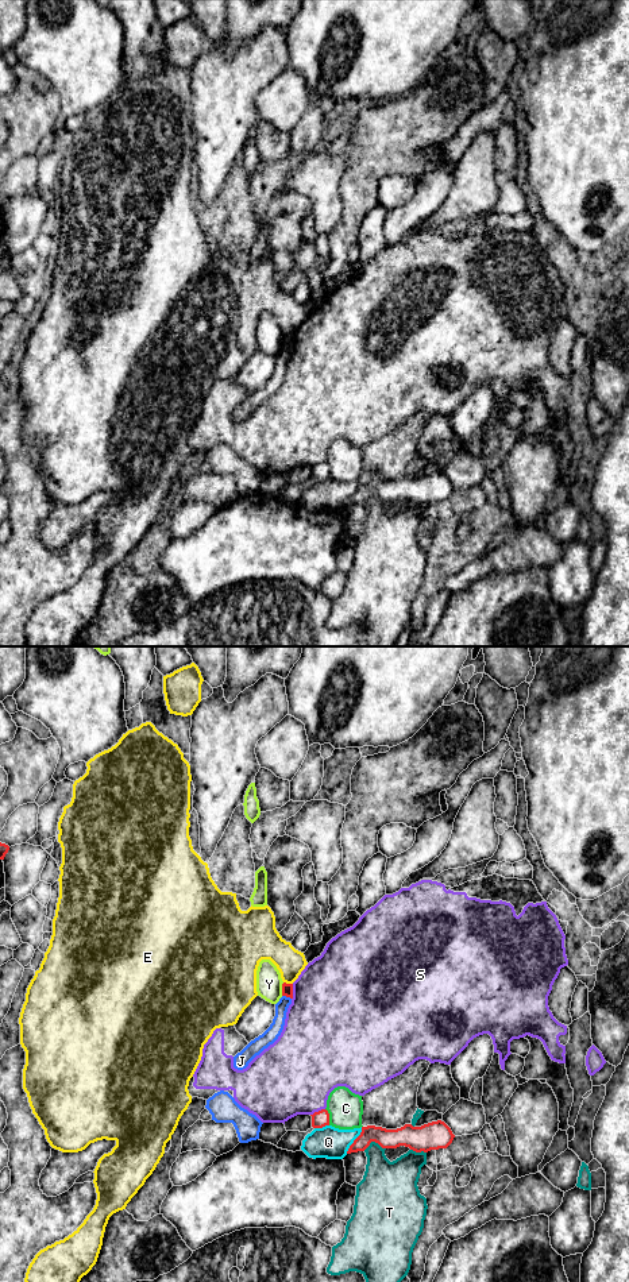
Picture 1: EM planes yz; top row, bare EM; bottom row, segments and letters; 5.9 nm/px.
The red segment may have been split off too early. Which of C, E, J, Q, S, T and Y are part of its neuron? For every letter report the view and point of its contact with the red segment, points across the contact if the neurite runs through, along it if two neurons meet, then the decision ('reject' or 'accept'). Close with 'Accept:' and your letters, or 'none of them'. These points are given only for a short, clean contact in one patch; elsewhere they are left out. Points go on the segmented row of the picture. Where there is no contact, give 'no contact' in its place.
C: meets red in yz at (328, 1116); reject
E: meets red in yz at (288, 984); reject
J: meets red in yz at (286, 996); runs through yz (286, 988), (286, 996), (271, 1034); accept
Q: meets red in yz at (354, 1140); reject
S: meets red in yz at (292, 992); reject
T: meets red in yz at (374, 1140); reject
Y: meets red in yz at (282, 989); reject
Accept: J

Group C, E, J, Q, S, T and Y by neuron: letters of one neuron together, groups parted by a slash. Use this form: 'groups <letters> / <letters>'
groups C / E / J / Q / S / T / Y

